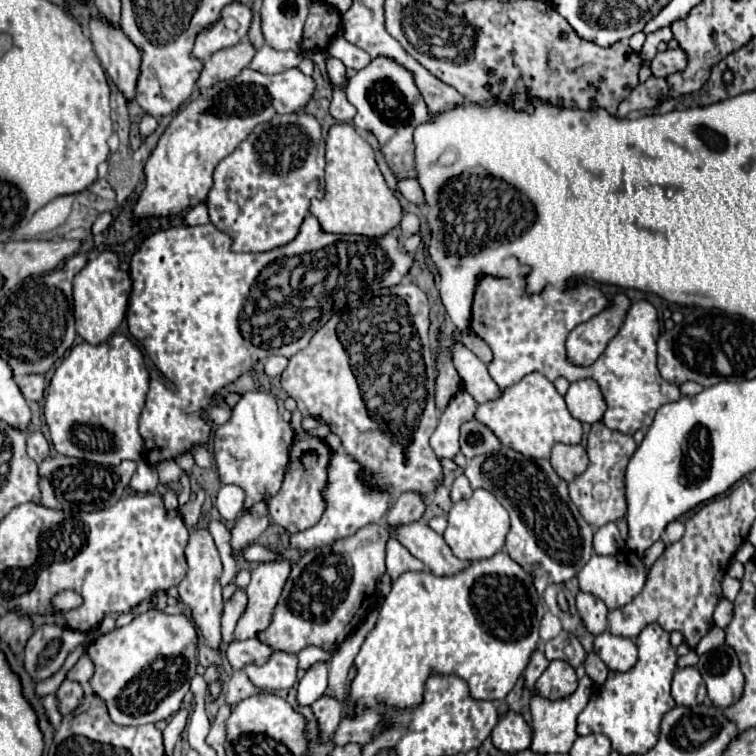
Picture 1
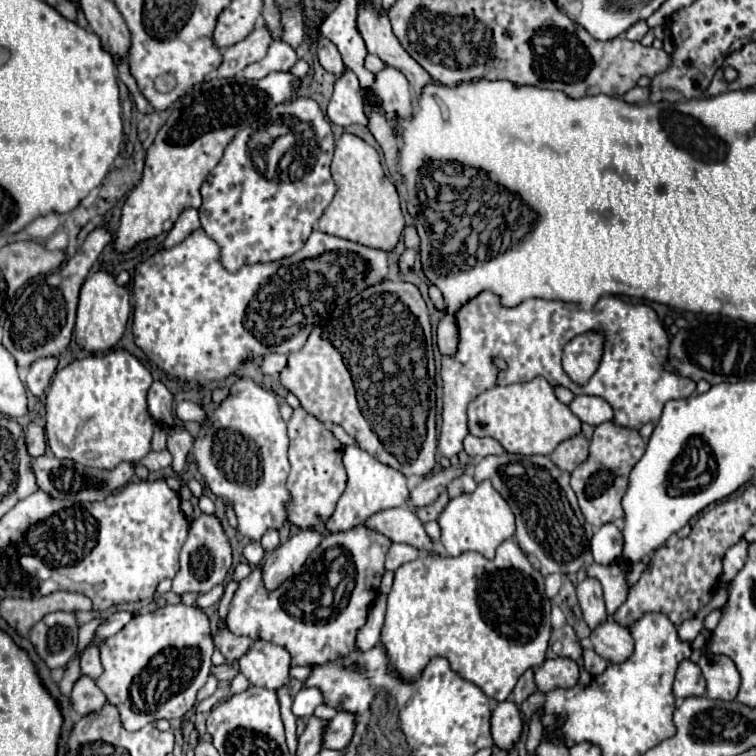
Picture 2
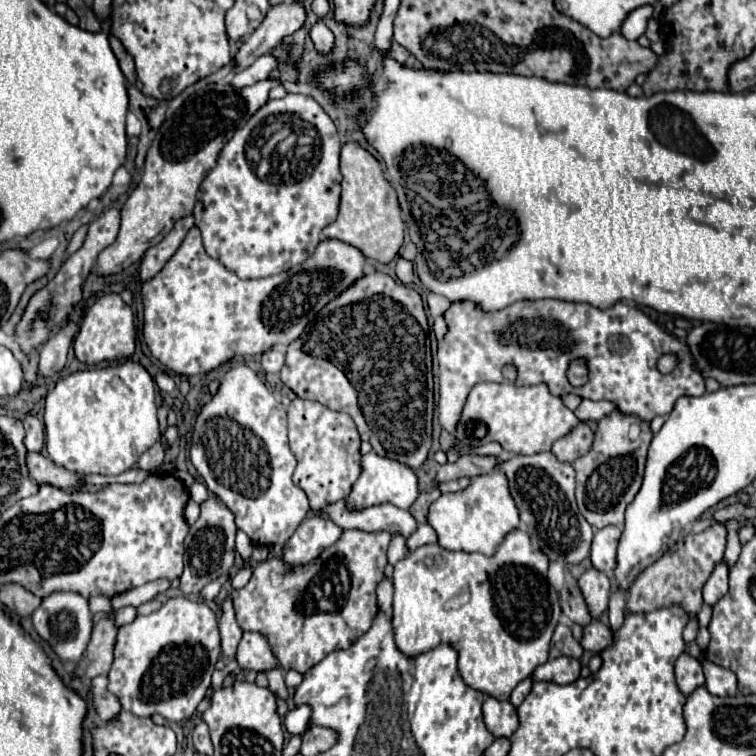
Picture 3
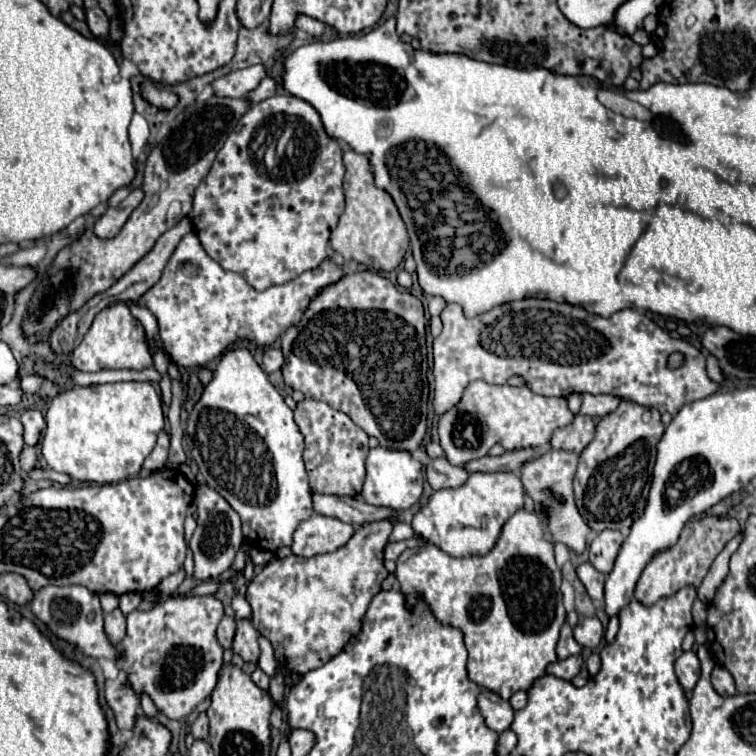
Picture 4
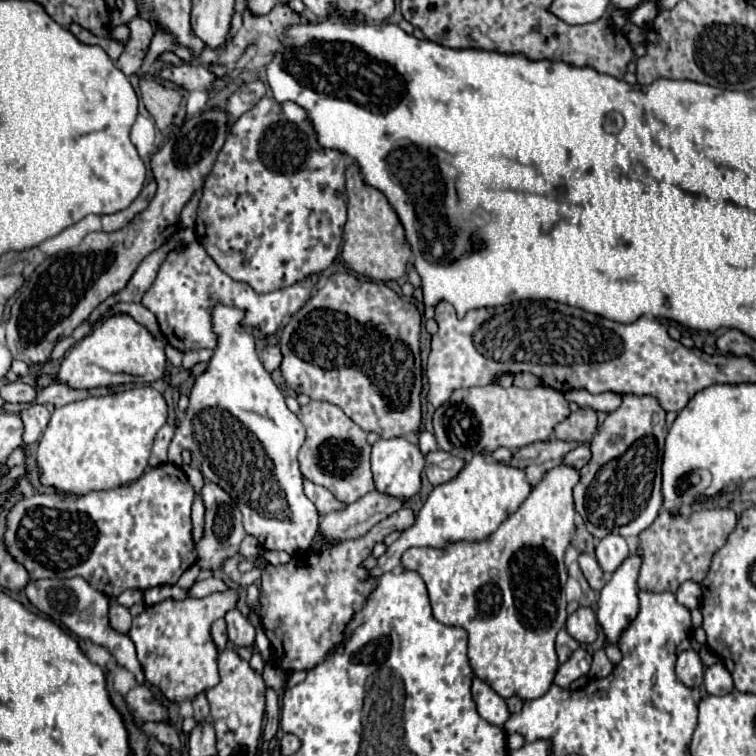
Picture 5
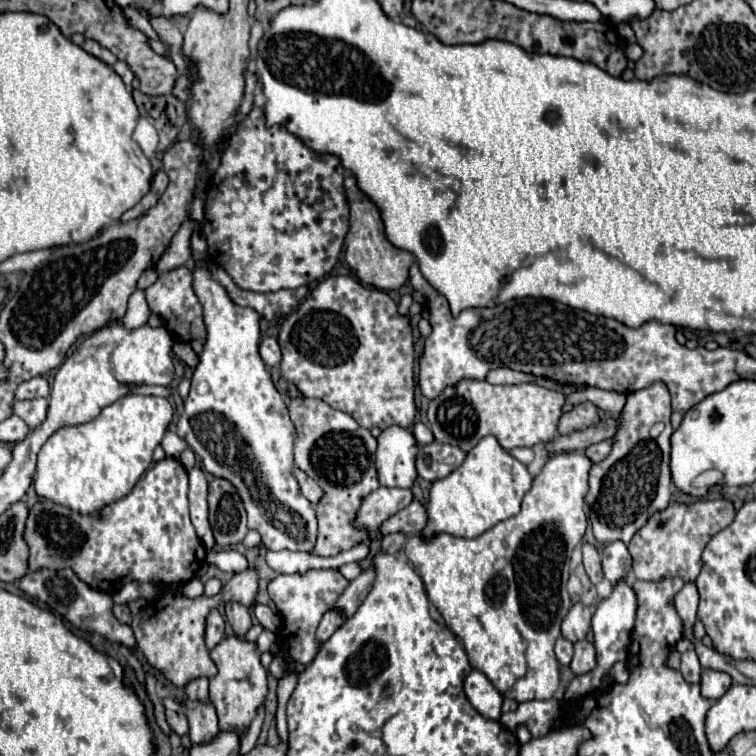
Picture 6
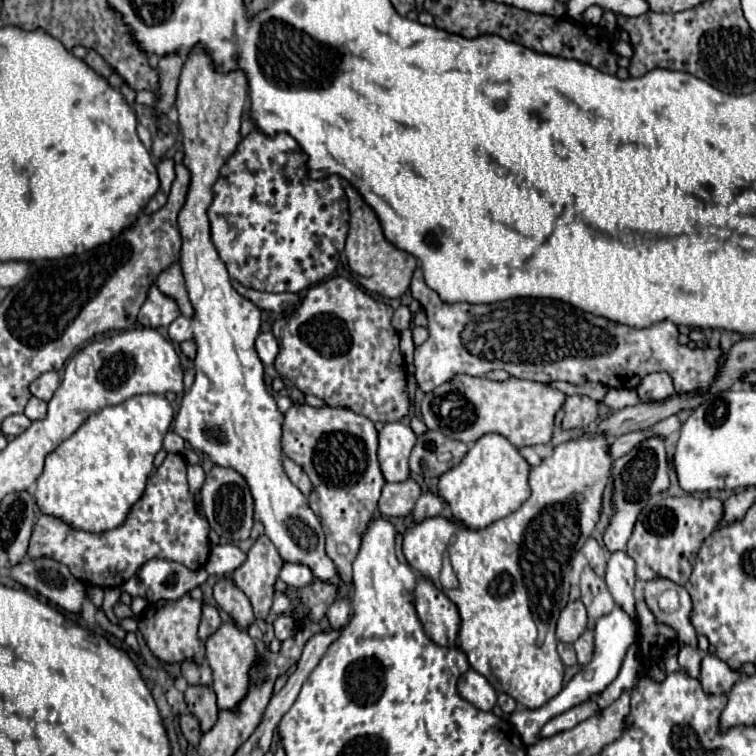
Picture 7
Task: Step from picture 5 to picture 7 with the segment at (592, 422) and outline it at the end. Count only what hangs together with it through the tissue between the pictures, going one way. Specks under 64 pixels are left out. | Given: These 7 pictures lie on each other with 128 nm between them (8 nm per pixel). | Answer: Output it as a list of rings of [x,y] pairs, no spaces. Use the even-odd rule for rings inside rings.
[[[570,396],[566,398],[564,404],[564,420],[562,428],[572,430],[572,428],[584,428],[598,418],[598,402],[594,402],[588,396]]]

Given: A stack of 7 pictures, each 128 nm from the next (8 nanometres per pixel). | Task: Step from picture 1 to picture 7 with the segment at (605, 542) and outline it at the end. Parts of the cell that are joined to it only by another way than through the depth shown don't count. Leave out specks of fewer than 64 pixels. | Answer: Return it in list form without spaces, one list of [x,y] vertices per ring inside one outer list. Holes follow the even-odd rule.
[[[612,552],[606,566],[606,586],[614,596],[616,604],[624,604],[624,610],[636,618],[634,612],[634,596],[632,584],[636,582],[634,576],[634,560],[626,552]]]

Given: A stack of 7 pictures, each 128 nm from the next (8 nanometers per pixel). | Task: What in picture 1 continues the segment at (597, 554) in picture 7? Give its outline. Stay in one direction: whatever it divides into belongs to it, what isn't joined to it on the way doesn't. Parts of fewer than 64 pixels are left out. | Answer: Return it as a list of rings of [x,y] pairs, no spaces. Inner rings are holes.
[[[580,592],[576,596],[576,608],[578,608],[578,614],[580,614],[586,630],[592,636],[598,636],[608,628],[608,608],[596,596]]]

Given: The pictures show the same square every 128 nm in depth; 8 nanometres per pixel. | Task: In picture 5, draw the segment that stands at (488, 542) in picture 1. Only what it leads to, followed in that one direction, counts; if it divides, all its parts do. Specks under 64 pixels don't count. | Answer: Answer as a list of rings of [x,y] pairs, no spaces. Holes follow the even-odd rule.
[[[476,454],[470,464],[450,482],[436,486],[410,528],[402,532],[402,536],[388,546],[386,554],[378,558],[378,566],[372,570],[372,576],[380,576],[400,566],[402,554],[412,546],[432,546],[446,548],[450,542],[480,542],[486,540],[496,528],[526,500],[530,494],[530,486],[526,476],[518,468],[508,468],[502,462],[486,462],[482,454]]]

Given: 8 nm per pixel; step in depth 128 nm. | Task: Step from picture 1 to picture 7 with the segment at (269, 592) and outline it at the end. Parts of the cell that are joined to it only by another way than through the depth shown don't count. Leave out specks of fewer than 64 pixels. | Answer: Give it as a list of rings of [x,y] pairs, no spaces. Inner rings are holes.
[[[412,478],[398,484],[386,484],[378,500],[378,510],[384,518],[408,516],[418,496],[420,496],[420,486]]]

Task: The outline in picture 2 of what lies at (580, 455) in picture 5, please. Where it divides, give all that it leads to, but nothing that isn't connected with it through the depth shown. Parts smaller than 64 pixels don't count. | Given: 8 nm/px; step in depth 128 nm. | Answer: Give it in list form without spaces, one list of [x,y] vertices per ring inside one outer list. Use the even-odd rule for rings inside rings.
[[[508,452],[486,456],[474,464],[472,476],[476,484],[488,478],[508,502],[516,516],[516,542],[526,556],[540,560],[544,576],[554,572],[574,574],[586,564],[594,526],[584,520],[578,508],[574,490],[570,488],[570,474],[556,468],[548,456],[520,456]]]

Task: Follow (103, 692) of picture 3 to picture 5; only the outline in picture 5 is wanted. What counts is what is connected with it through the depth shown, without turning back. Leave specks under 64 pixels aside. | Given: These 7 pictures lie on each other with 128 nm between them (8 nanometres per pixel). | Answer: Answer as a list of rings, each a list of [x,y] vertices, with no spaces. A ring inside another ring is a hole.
[[[148,686],[144,688],[130,688],[128,694],[124,696],[130,714],[134,716],[134,724],[142,728],[144,722],[160,722],[166,718],[166,710],[162,704],[154,700],[154,694],[150,692]]]

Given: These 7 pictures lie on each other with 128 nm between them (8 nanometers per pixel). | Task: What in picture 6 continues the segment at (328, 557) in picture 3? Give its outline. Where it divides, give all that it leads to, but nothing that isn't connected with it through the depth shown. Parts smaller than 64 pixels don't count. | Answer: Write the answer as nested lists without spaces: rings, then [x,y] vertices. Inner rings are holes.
[[[412,500],[404,510],[394,514],[392,518],[384,520],[380,524],[380,532],[382,532],[382,536],[386,536],[390,532],[402,532],[404,536],[414,536],[416,532],[420,532],[424,528],[426,520],[428,520],[426,508],[420,502]],[[308,570],[304,574],[278,574],[268,584],[268,594],[272,602],[276,604],[282,626],[278,630],[278,644],[282,652],[286,654],[286,660],[298,662],[302,666],[308,666],[314,656],[320,650],[320,642],[316,640],[316,628],[322,620],[322,616],[336,606],[336,600],[346,590],[350,582],[338,572],[338,570]]]

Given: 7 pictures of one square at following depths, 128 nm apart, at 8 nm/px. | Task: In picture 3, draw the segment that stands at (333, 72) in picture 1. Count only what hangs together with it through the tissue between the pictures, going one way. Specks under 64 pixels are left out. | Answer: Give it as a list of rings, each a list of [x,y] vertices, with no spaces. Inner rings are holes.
[[[318,20],[318,22],[312,26],[310,38],[312,38],[312,42],[314,42],[314,46],[316,46],[316,50],[318,50],[320,54],[326,56],[326,54],[332,52],[332,48],[334,48],[334,34],[326,28],[326,24],[324,24],[322,20]]]

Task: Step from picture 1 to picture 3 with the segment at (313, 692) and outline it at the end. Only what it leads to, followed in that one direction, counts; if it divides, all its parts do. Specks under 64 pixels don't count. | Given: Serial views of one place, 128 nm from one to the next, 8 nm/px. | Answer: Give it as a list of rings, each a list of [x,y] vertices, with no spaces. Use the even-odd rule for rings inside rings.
[[[308,704],[294,706],[294,708],[284,716],[284,726],[288,728],[288,732],[300,734],[300,732],[306,728],[306,724],[308,724],[310,714],[312,714],[312,710],[310,710]]]

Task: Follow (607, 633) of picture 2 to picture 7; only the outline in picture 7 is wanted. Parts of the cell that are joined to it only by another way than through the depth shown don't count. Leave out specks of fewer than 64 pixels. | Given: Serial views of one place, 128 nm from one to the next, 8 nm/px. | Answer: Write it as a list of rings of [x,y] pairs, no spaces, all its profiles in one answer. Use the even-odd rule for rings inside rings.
[[[580,600],[568,602],[568,606],[560,612],[556,636],[562,642],[576,642],[578,636],[586,630],[586,624],[588,624],[588,616],[584,604]]]

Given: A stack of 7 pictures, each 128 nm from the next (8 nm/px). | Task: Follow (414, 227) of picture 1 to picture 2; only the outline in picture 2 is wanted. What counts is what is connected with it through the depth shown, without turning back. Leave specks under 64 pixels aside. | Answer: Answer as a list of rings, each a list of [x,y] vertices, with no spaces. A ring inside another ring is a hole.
[[[406,226],[404,228],[404,242],[406,242],[406,248],[416,248],[418,250],[420,236],[418,236],[418,232],[416,232],[414,226]]]

